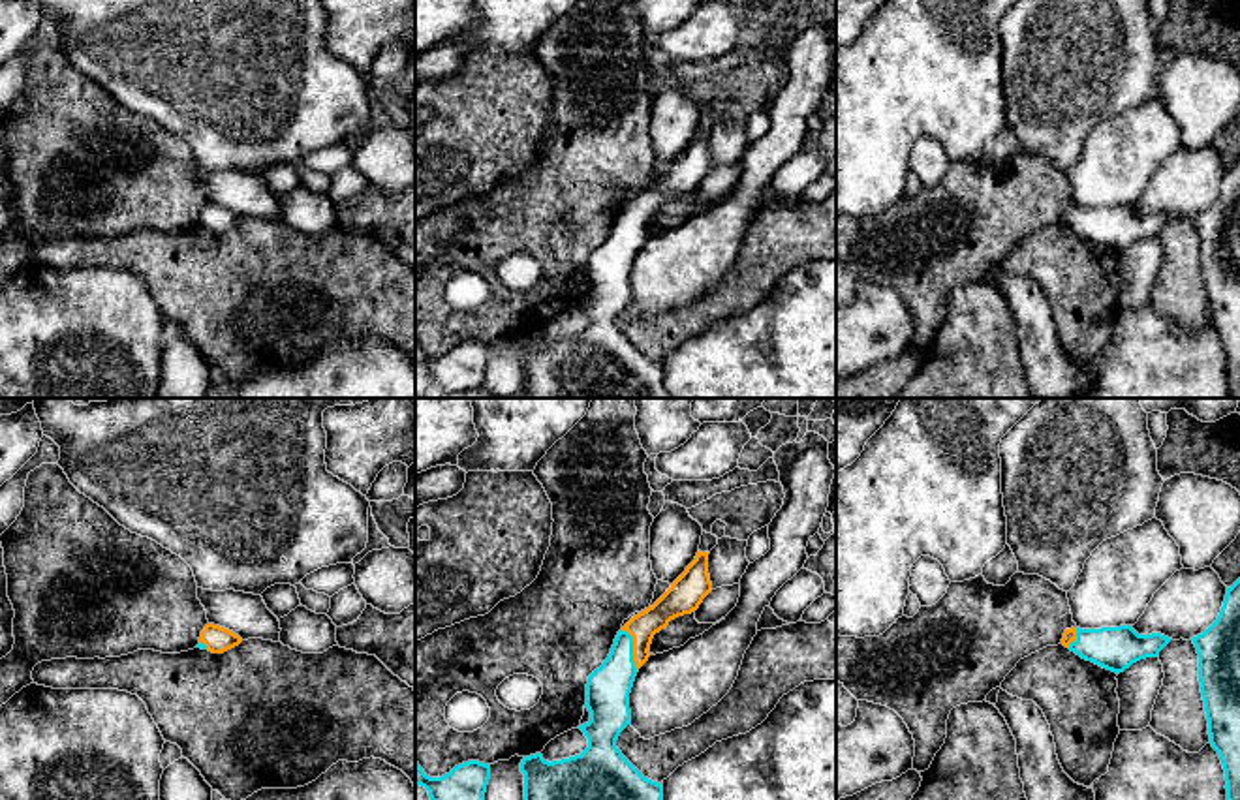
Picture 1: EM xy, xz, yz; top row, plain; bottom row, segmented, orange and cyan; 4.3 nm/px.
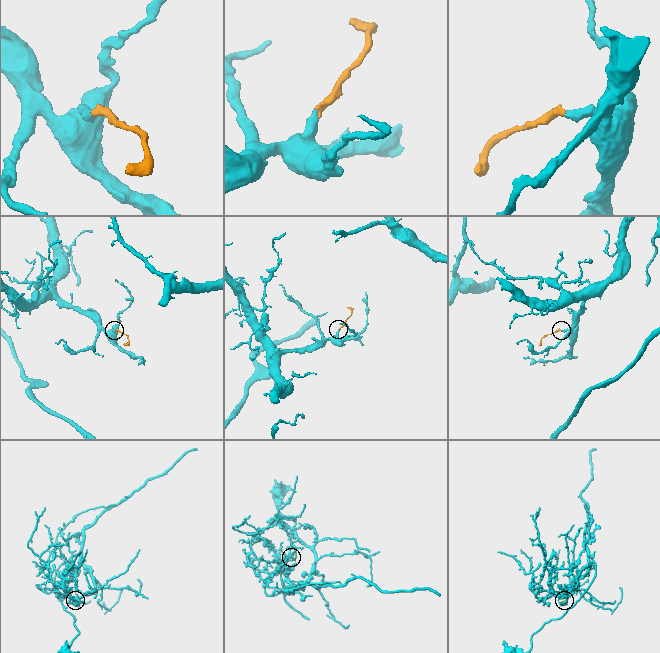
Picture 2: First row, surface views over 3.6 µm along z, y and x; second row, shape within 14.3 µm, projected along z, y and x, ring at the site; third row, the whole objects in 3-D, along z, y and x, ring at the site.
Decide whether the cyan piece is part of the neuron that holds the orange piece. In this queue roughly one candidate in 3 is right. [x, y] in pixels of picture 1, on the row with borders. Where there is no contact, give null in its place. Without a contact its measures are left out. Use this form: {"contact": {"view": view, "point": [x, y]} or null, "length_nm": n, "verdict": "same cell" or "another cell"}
{"contact": {"view": "xz", "point": [634, 648]}, "length_nm": 200, "verdict": "same cell"}

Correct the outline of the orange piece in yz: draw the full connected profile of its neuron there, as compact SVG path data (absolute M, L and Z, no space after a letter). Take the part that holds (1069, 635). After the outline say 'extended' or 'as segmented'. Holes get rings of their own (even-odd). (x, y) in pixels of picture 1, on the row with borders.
M1120 625L1071 627L1065 629L1062 644L1082 659L1120 674L1140 659L1157 657L1170 640L1161 633L1139 635L1131 625Z; extended

